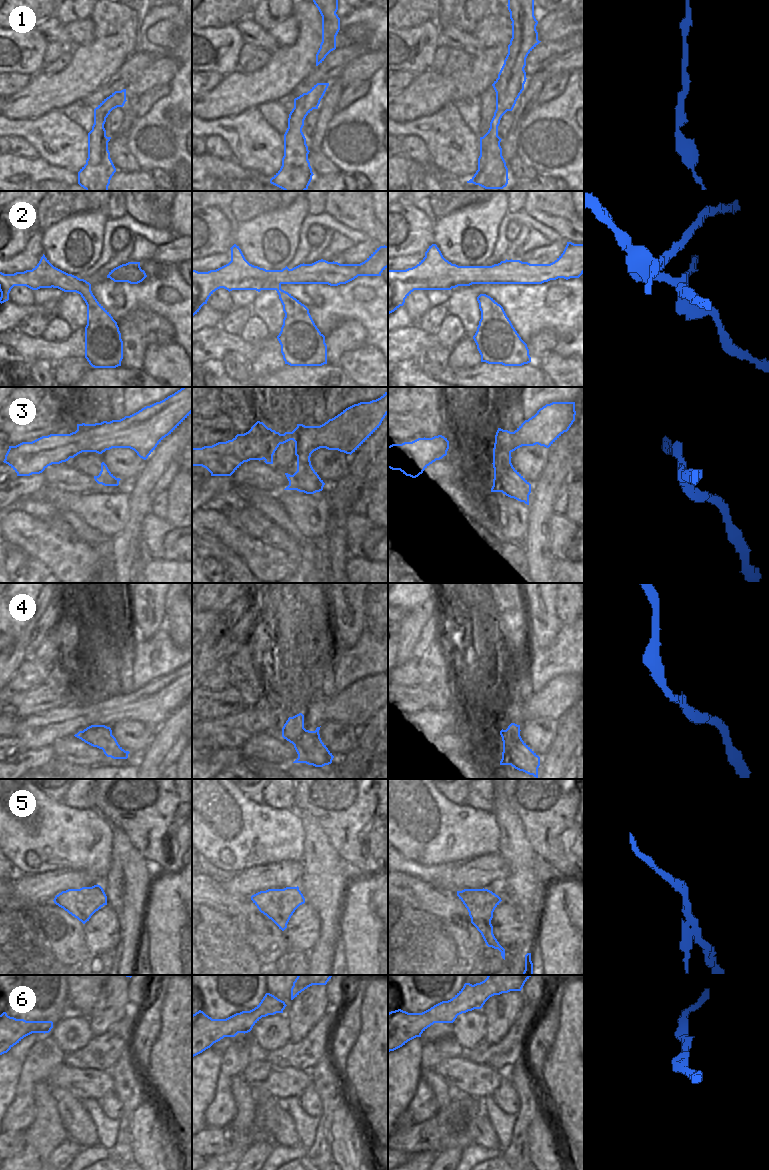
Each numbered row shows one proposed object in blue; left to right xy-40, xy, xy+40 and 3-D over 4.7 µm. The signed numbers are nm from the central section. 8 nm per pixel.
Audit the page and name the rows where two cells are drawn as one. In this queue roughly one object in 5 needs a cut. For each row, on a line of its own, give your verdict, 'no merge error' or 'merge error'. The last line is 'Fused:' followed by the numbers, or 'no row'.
1: no merge error
2: merge error
3: merge error
4: no merge error
5: merge error
6: no merge error
Fused: 2, 3, 5

